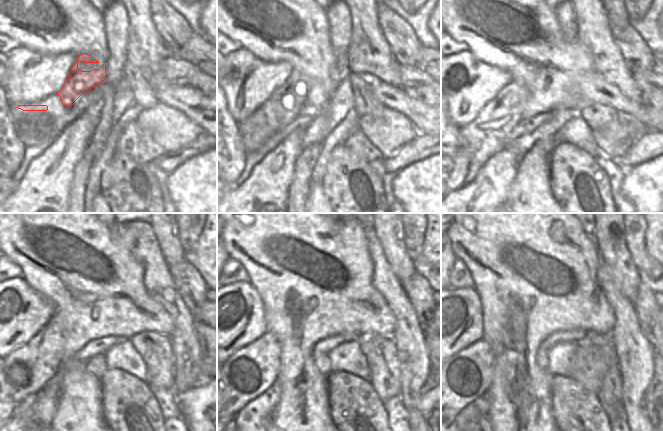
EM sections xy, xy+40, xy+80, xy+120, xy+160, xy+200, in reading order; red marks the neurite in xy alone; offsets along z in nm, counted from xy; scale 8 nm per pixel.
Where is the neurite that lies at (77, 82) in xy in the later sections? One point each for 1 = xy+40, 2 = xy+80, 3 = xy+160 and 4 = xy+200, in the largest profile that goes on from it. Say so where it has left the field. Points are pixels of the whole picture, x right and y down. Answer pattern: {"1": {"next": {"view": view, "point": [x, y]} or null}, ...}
{"1": {"next": {"view": "xy+40", "point": [289, 99]}}, "2": {"next": {"view": "xy+80", "point": [479, 140]}}, "3": {"next": {"view": "xy+160", "point": [249, 372]}}, "4": {"next": {"view": "xy+200", "point": [467, 375]}}}

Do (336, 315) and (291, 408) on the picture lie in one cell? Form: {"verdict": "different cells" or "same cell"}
{"verdict": "same cell"}

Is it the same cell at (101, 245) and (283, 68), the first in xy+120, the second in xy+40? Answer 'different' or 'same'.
different

